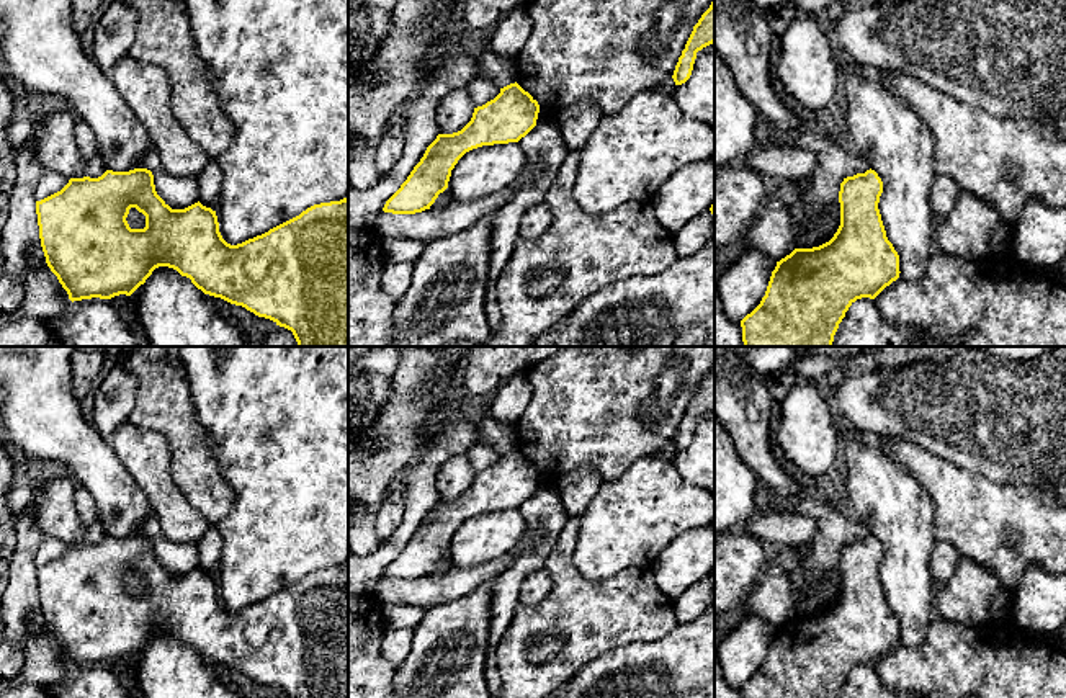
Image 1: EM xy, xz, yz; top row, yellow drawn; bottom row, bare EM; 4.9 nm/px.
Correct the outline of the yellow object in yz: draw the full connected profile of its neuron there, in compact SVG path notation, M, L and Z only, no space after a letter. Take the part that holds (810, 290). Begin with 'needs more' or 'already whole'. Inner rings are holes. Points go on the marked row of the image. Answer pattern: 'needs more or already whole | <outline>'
already whole | M875 170L844 178L839 191L840 226L834 237L813 248L795 248L777 262L760 304L741 320L744 347L832 347L849 307L862 298L875 299L899 278L899 255L886 237L878 209L883 181Z

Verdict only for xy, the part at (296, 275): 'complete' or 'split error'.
complete

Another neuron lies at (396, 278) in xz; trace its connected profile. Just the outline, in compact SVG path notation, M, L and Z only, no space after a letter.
M386 263L381 273L381 289L397 301L412 283L412 263Z

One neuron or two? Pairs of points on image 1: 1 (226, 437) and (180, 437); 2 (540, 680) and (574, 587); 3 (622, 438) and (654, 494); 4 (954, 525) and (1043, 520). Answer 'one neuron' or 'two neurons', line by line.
1: two neurons
2: one neuron
3: two neurons
4: one neuron

